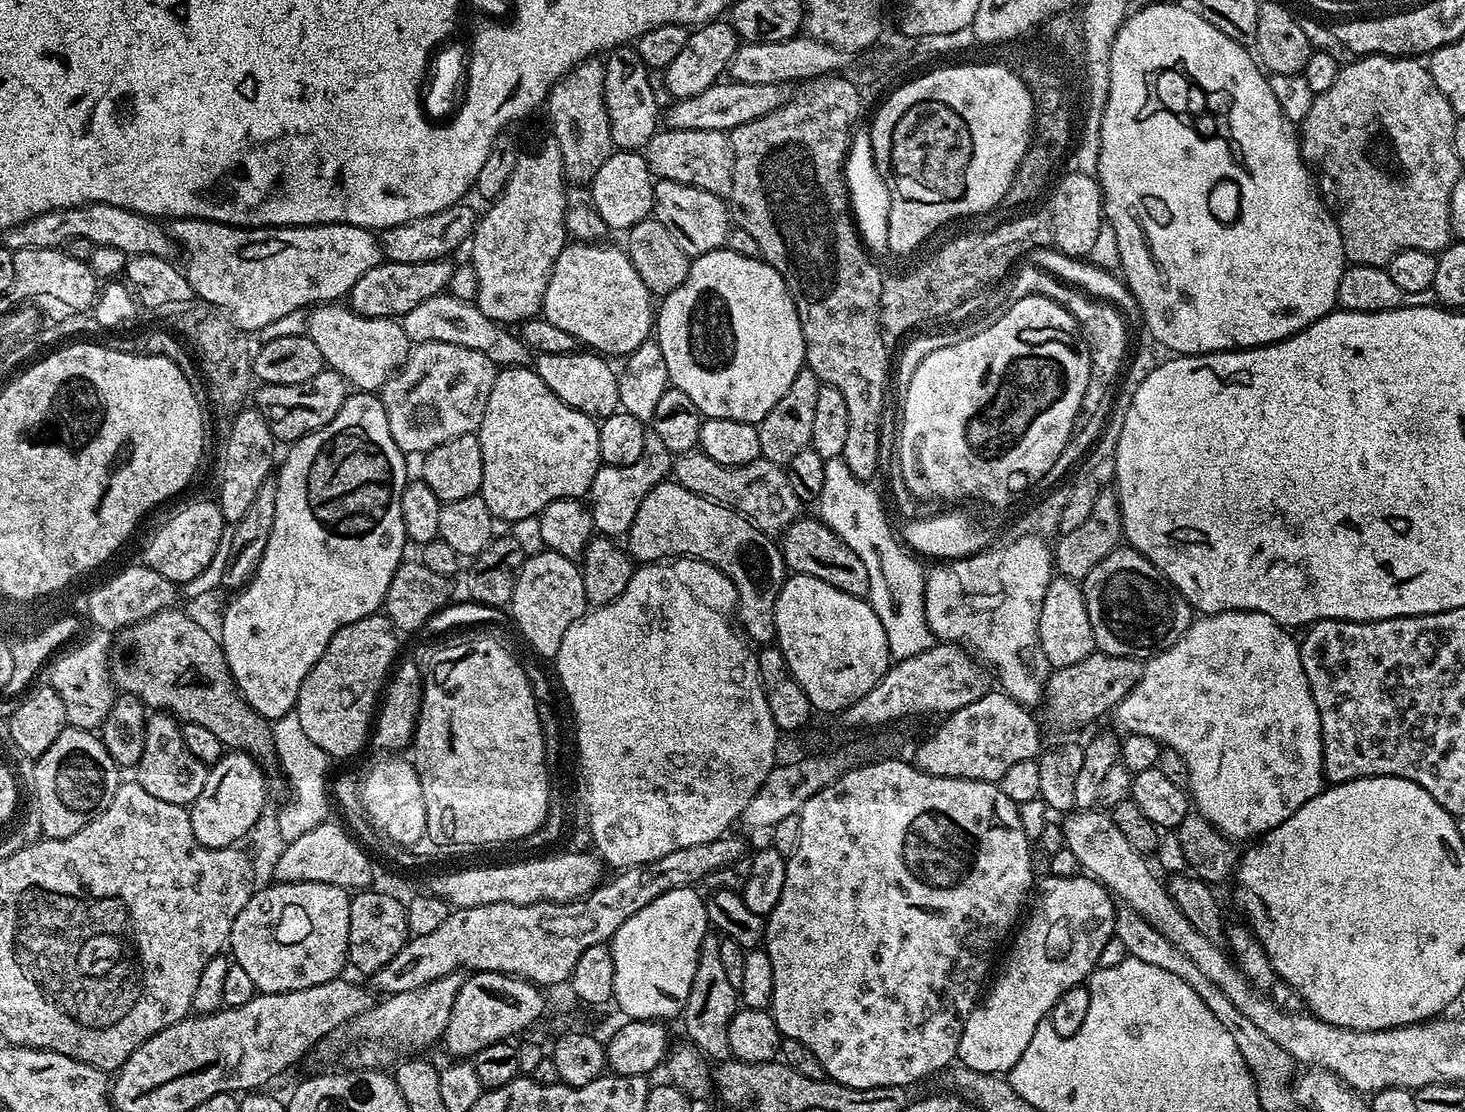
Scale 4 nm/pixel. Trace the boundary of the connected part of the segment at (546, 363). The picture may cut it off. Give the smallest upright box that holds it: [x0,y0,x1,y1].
[534,350,620,418]

